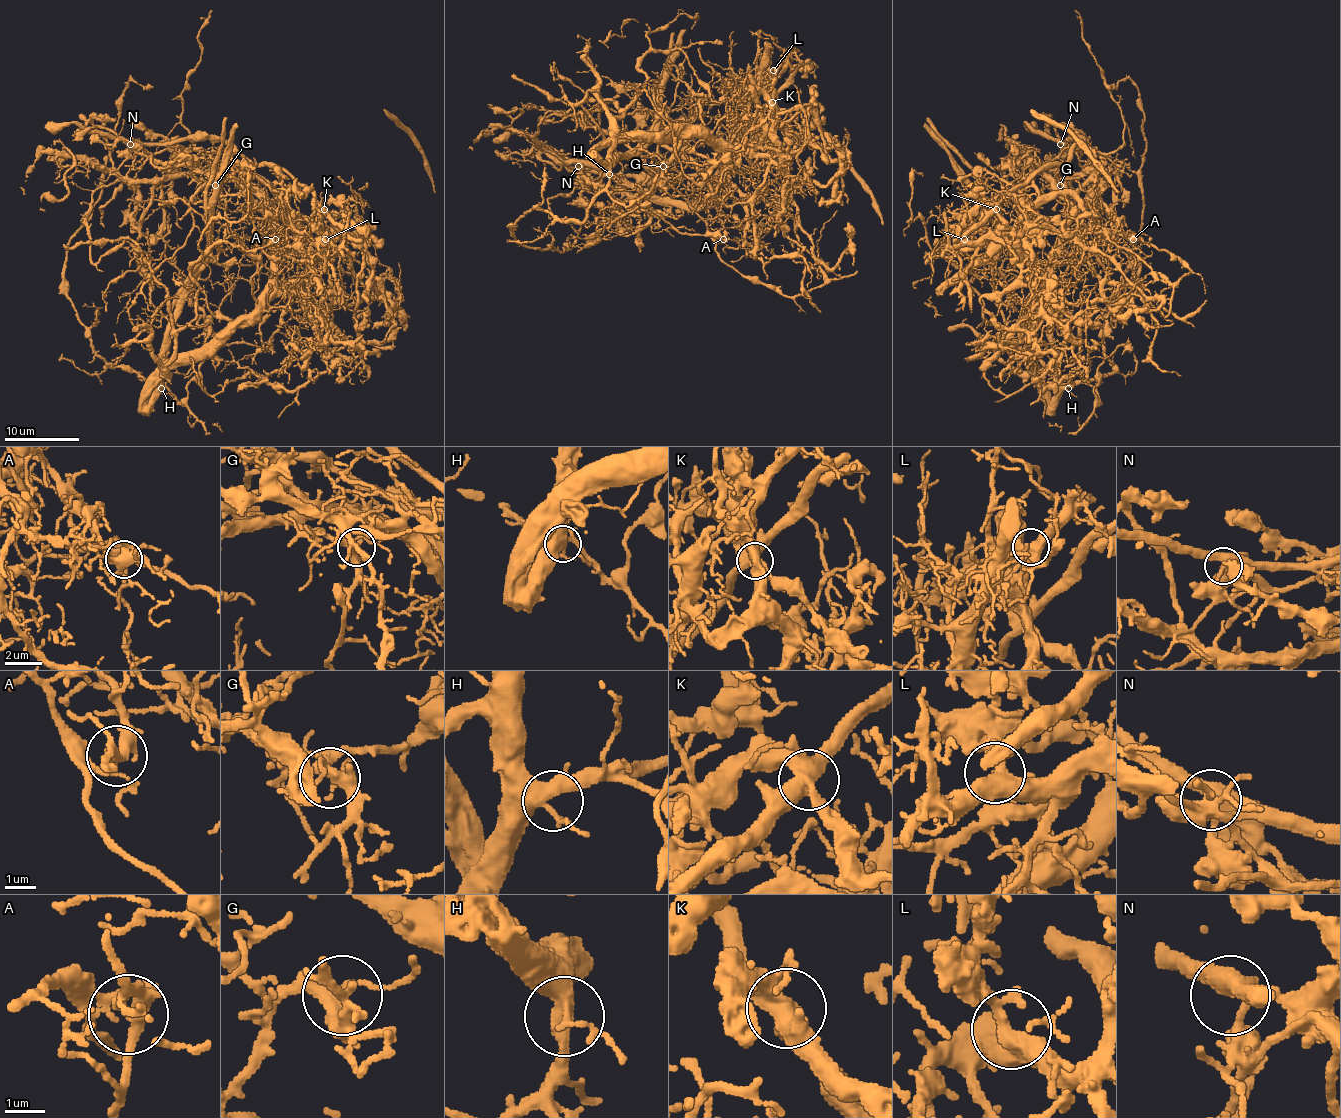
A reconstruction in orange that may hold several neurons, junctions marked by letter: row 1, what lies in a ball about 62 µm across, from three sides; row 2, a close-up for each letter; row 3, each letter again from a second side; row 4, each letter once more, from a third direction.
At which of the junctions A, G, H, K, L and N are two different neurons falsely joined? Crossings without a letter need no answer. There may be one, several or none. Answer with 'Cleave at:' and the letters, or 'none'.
Cleave at: A, K

